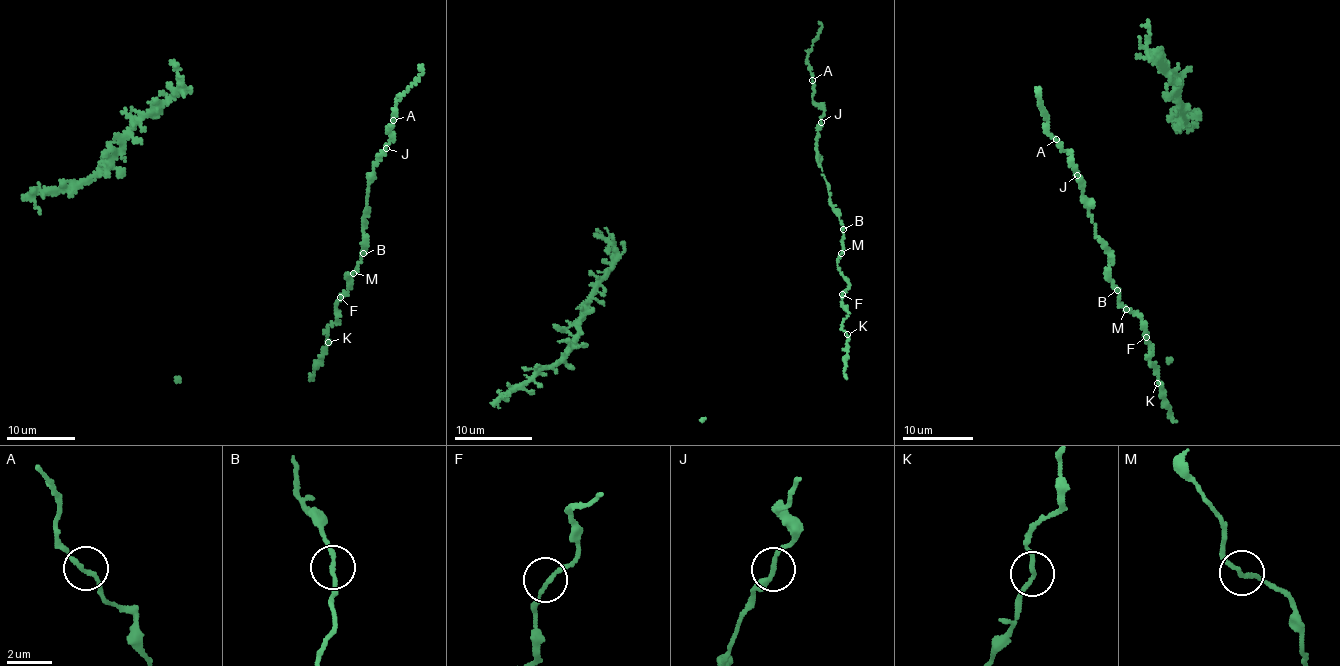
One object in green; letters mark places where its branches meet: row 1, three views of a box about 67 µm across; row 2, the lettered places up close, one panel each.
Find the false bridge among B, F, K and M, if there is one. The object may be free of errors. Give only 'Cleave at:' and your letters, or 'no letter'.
Cleave at: no letter

